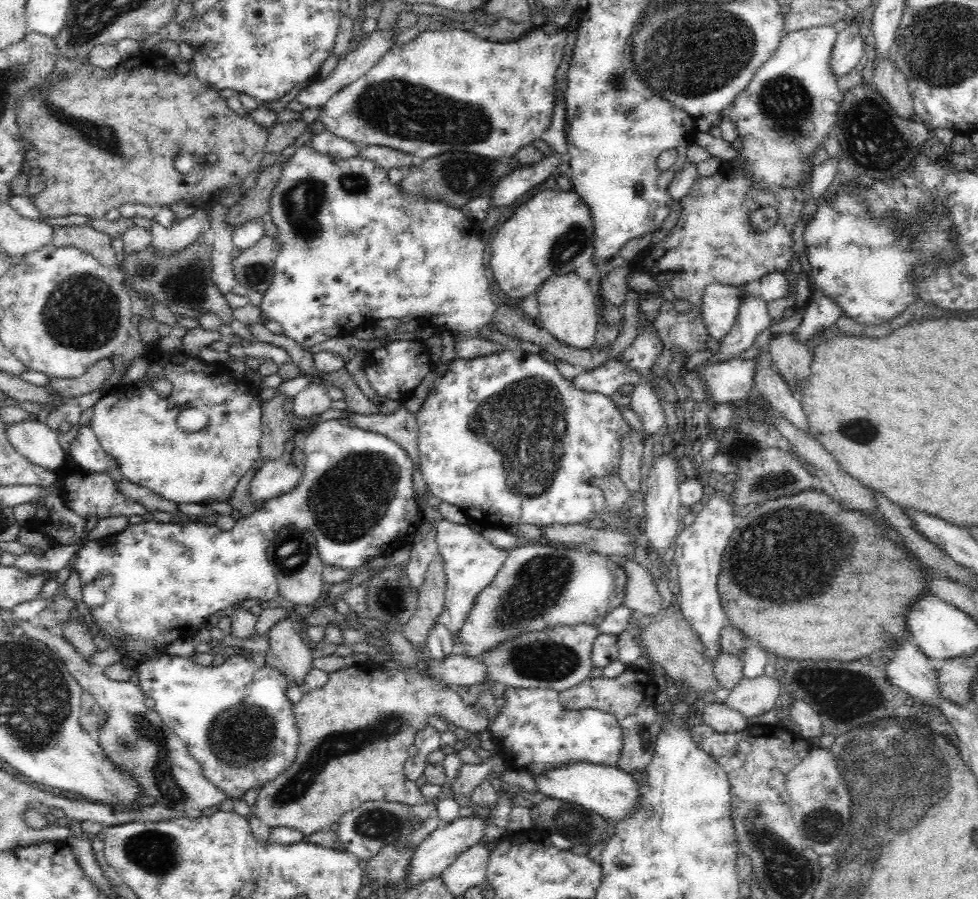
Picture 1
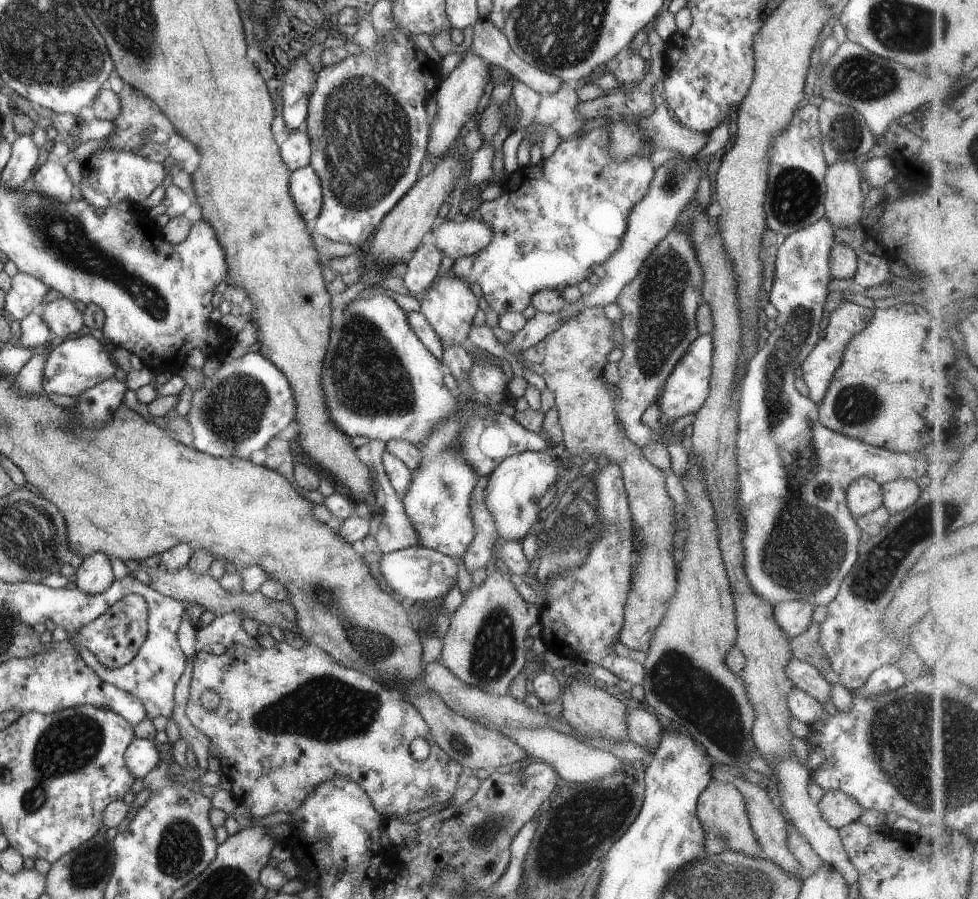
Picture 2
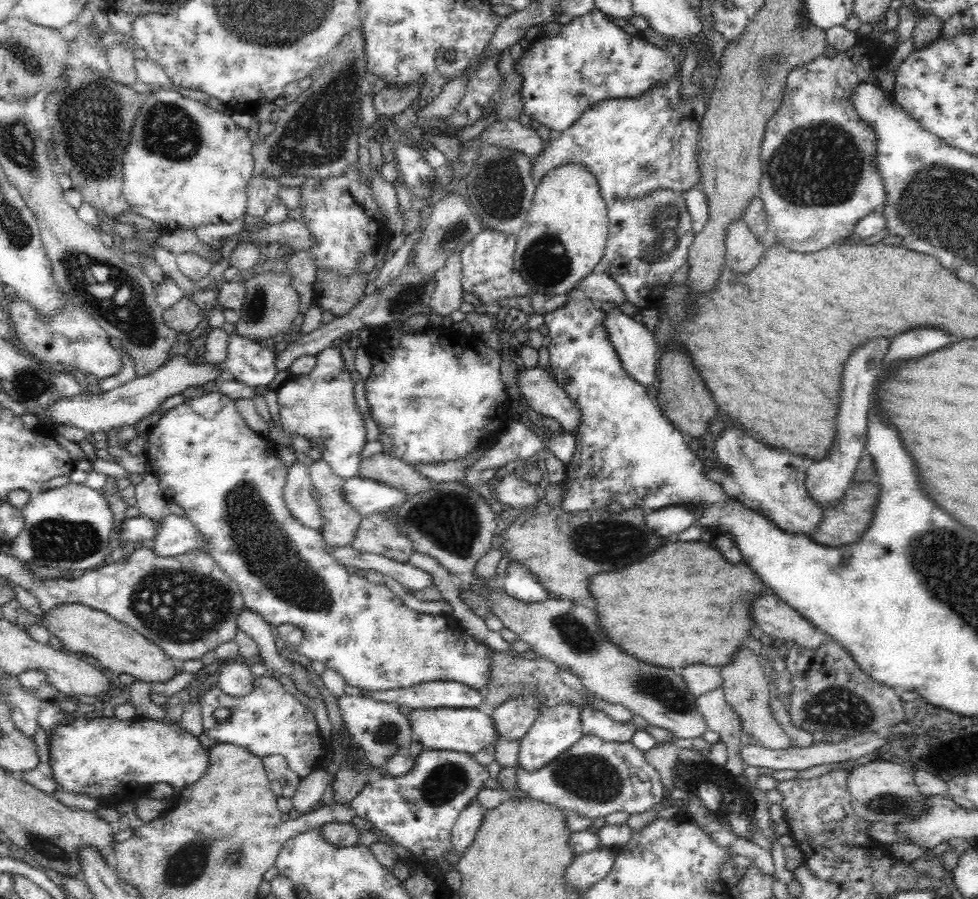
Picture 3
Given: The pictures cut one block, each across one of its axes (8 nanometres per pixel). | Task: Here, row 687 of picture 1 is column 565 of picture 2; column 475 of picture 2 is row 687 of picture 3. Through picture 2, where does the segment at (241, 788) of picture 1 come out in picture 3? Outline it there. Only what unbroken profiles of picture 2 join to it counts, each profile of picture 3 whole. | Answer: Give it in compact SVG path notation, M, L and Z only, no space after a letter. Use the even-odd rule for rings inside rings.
M272 674L254 677L251 691L248 694L232 697L226 694L218 685L211 685L197 697L202 711L202 725L204 732L202 740L207 743L230 743L248 749L254 756L278 755L284 758L290 767L301 779L316 771L327 756L328 746L323 739L315 721L315 714L305 707ZM219 708L228 710L228 718L220 722L215 714Z

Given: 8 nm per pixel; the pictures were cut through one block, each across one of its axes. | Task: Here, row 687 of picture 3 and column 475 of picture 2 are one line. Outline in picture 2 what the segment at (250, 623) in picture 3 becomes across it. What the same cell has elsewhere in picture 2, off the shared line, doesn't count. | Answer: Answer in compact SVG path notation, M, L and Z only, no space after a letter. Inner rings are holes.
M449 267L425 290L420 300L419 312L429 322L429 326L441 342L441 350L444 351L449 346L464 346L468 342L467 332L478 306L480 304L471 293L469 286L463 280L455 278L455 274L451 274L451 267Z

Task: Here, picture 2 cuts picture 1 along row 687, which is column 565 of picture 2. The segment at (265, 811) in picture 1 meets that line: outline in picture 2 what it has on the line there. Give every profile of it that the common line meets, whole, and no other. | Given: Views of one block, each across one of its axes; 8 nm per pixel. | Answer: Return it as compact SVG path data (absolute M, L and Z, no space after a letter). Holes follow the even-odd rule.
M591 306L563 318L555 330L547 333L539 342L521 351L521 364L527 370L541 376L548 390L554 394L562 442L569 454L603 454L608 462L619 466L628 508L633 526L637 528L637 544L633 550L631 582L623 613L618 640L632 651L644 651L655 634L655 628L665 616L667 604L675 594L675 562L673 562L673 500L665 490L666 472L655 468L643 456L640 447L631 444L620 435L615 420L614 395L603 379L603 366L608 354L615 348L613 331L615 324L605 318L601 306Z

